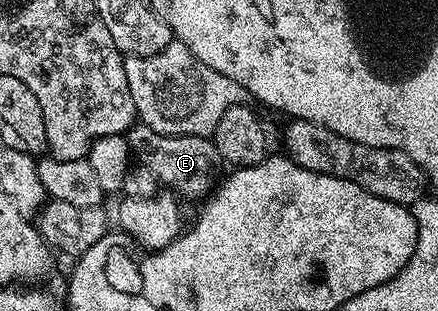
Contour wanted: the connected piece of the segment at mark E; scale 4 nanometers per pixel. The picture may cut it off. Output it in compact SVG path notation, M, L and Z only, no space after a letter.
M134 124L127 131L130 155L140 165L151 168L155 172L158 183L166 191L185 198L204 199L214 189L213 165L218 165L217 149L209 138L199 136L171 136L160 134L150 128Z

